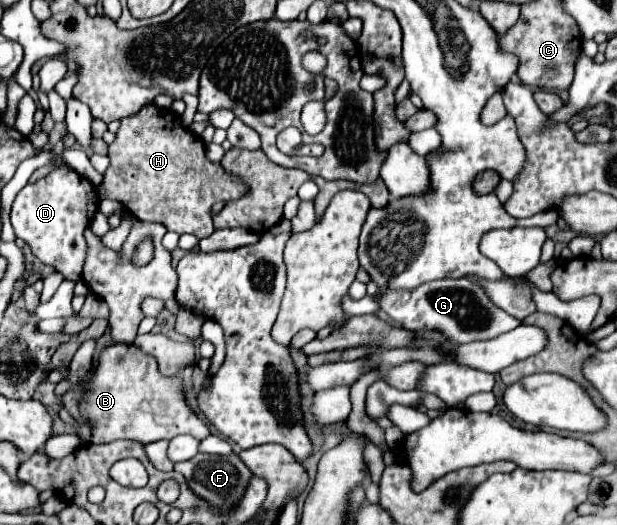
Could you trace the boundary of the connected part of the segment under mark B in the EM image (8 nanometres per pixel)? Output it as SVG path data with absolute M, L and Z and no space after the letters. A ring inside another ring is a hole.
M113 344L107 346L89 372L89 378L83 382L83 394L79 398L79 410L83 420L91 426L91 444L109 444L121 438L137 440L143 444L155 440L171 440L179 434L191 434L197 440L203 440L211 434L209 426L189 408L185 400L185 386L179 376L161 376L153 356L139 350L135 344Z

